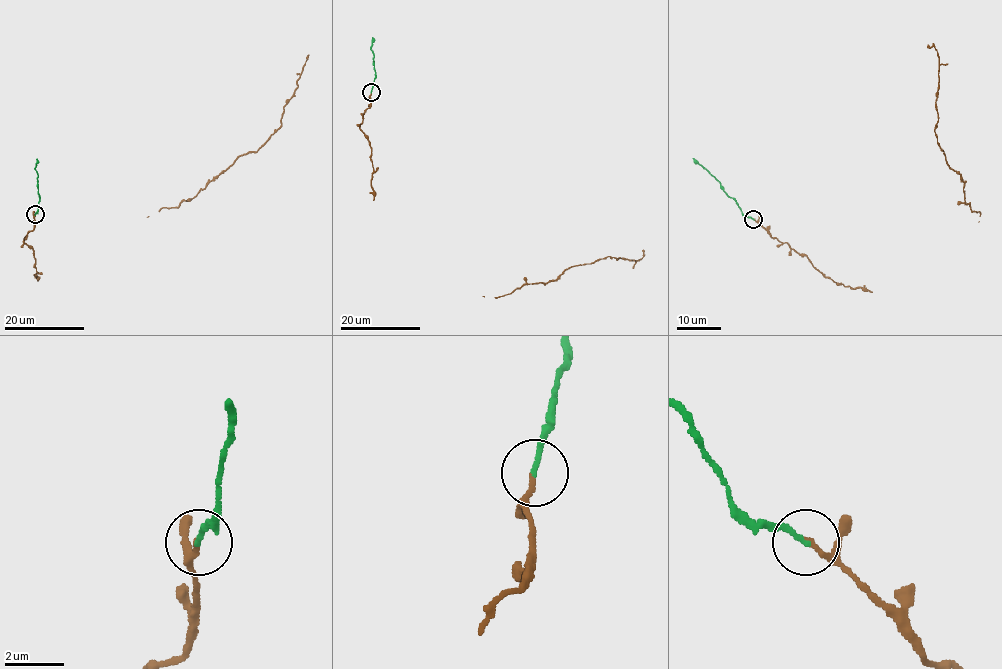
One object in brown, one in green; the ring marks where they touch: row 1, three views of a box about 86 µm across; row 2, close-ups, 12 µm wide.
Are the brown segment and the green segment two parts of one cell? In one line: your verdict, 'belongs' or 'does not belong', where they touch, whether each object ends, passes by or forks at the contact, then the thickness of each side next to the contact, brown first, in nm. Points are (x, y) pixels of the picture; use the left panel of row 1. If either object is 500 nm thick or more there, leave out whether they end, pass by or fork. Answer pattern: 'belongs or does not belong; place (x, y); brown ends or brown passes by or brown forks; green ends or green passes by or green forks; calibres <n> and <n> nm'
belongs; place (35, 214); brown ends; green ends; calibres 170 and 170 nm

